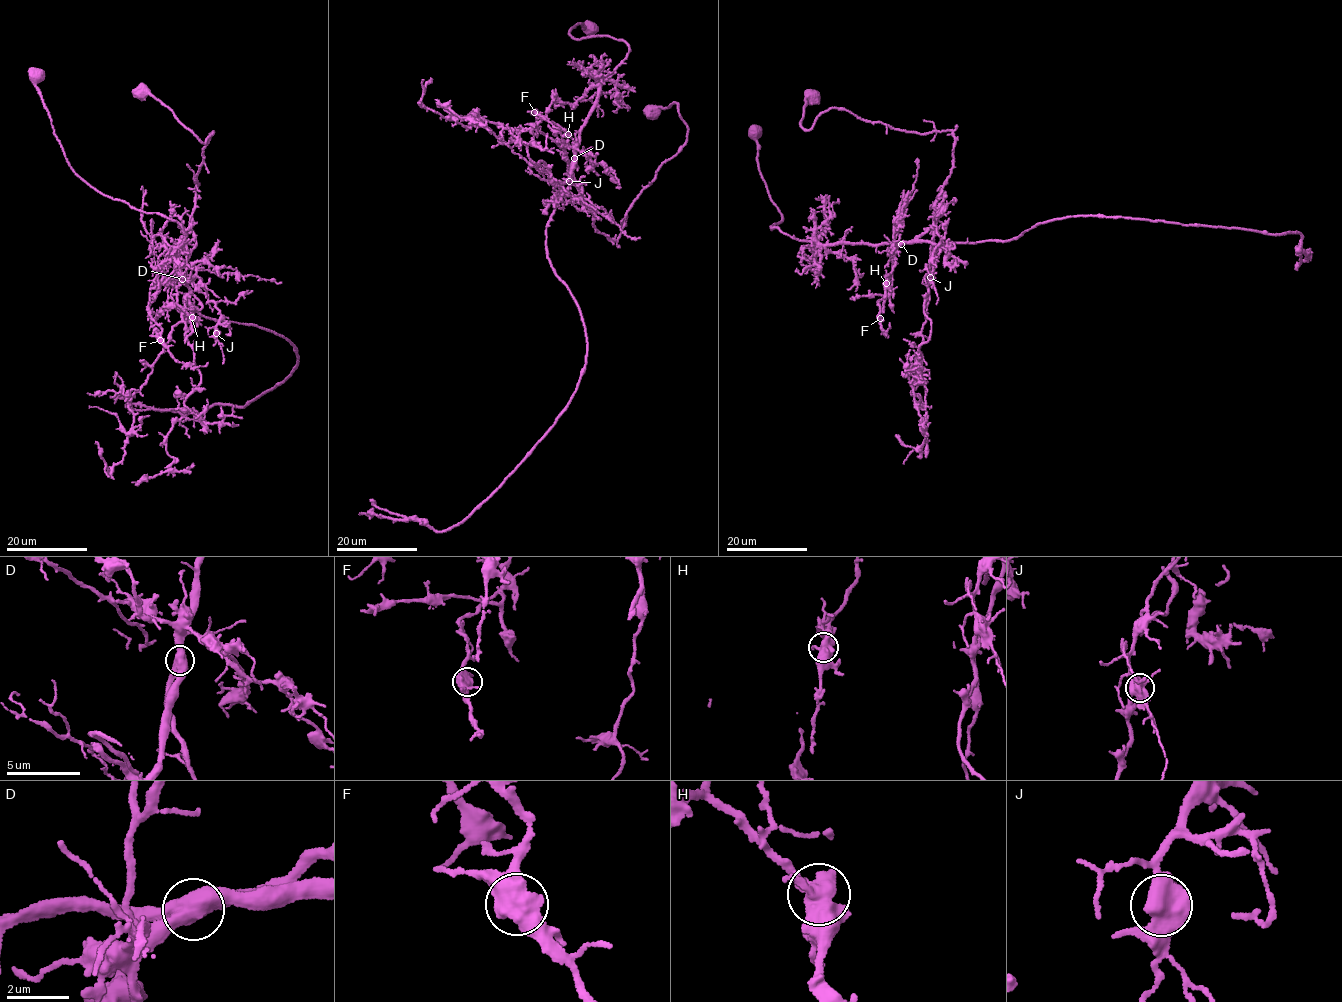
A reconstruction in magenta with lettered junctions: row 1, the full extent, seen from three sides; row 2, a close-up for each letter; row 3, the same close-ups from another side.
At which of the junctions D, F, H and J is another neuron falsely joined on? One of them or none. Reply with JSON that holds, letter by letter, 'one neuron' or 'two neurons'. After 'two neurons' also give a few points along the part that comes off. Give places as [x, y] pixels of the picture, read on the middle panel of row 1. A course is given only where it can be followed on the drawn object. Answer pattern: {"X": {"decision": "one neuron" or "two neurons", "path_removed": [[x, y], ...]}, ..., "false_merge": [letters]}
{"D": {"decision": "two neurons", "path_removed": [[575, 157], [546, 228], [548, 260], [587, 343], [566, 409], [449, 529], [359, 515]]}, "F": {"decision": "one neuron"}, "H": {"decision": "one neuron"}, "J": {"decision": "one neuron"}, "false_merge": ["D"]}

